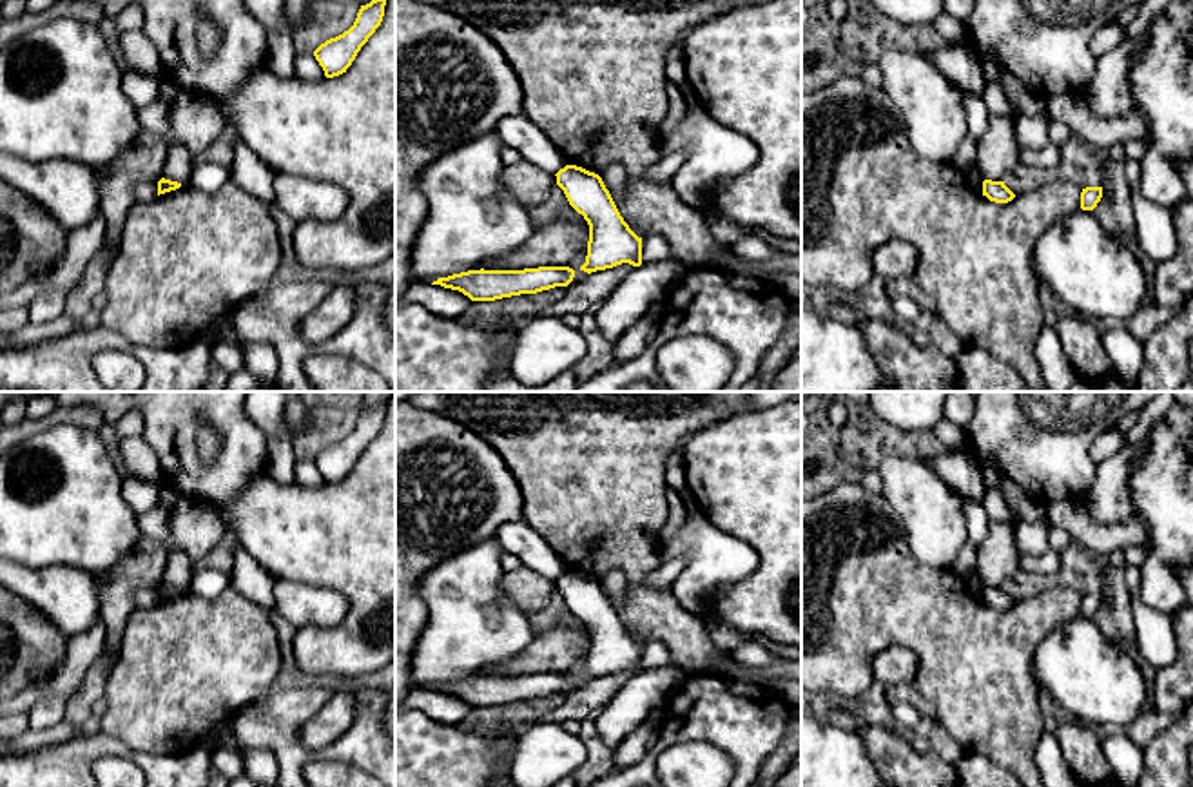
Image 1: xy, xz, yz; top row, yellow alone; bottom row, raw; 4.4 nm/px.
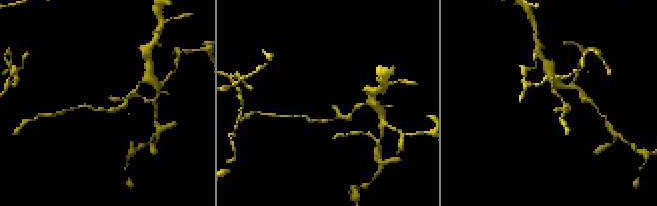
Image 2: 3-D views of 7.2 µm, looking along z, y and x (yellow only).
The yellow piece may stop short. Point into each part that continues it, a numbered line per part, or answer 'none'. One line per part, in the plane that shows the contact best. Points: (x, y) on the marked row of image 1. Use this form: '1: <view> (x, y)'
none

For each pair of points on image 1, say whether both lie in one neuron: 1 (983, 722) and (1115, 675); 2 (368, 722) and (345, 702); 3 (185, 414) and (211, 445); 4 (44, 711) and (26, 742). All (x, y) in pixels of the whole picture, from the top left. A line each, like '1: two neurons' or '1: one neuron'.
1: two neurons
2: two neurons
3: two neurons
4: two neurons

